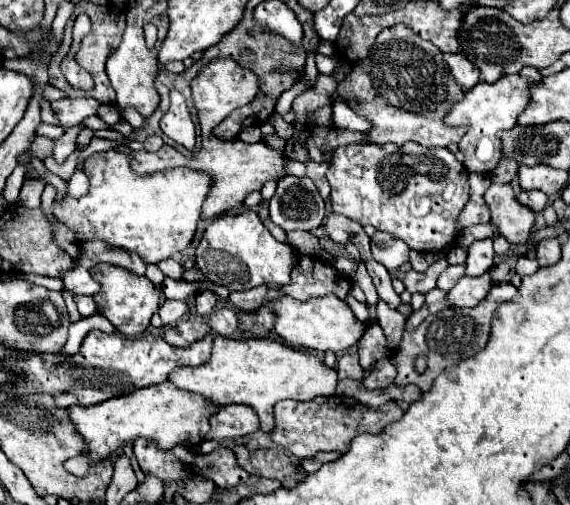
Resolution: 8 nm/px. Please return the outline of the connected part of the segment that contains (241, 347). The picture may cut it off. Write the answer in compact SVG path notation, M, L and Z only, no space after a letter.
M221 339L213 343L211 359L201 367L179 367L169 377L181 389L203 395L217 405L241 403L257 411L261 431L273 431L273 405L283 399L311 401L319 395L335 395L337 373L313 353L291 349L275 339Z

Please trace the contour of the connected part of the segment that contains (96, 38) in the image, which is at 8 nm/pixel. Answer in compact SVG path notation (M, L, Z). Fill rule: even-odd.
M87 1L77 3L77 11L87 13L87 15L91 17L93 27L91 27L91 33L83 39L81 49L79 49L79 53L75 55L75 59L77 59L77 63L79 63L85 71L91 73L91 77L93 77L93 81L95 81L95 85L93 85L89 91L81 91L79 95L83 95L83 97L93 97L93 99L97 99L99 103L109 103L109 105L111 105L111 103L115 103L115 89L111 87L111 83L109 83L109 79L107 79L105 61L107 61L107 57L109 57L109 55L119 47L119 43L121 43L121 35L123 35L125 25L127 25L127 23L125 23L125 13L119 11L119 9L115 9L115 7L111 7L111 5L103 7L103 5L87 3Z

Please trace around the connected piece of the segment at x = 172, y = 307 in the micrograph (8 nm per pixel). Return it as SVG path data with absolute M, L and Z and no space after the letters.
M165 301L163 307L159 309L163 325L173 325L177 319L181 319L181 315L187 313L187 309L189 307L185 301Z

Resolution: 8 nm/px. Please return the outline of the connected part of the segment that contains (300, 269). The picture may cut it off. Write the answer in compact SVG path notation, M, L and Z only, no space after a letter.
M303 255L299 263L291 271L291 283L281 287L281 291L293 299L307 301L311 297L325 297L329 293L337 295L339 299L345 299L349 293L351 283L337 273L335 267L327 265L319 257L307 257Z

